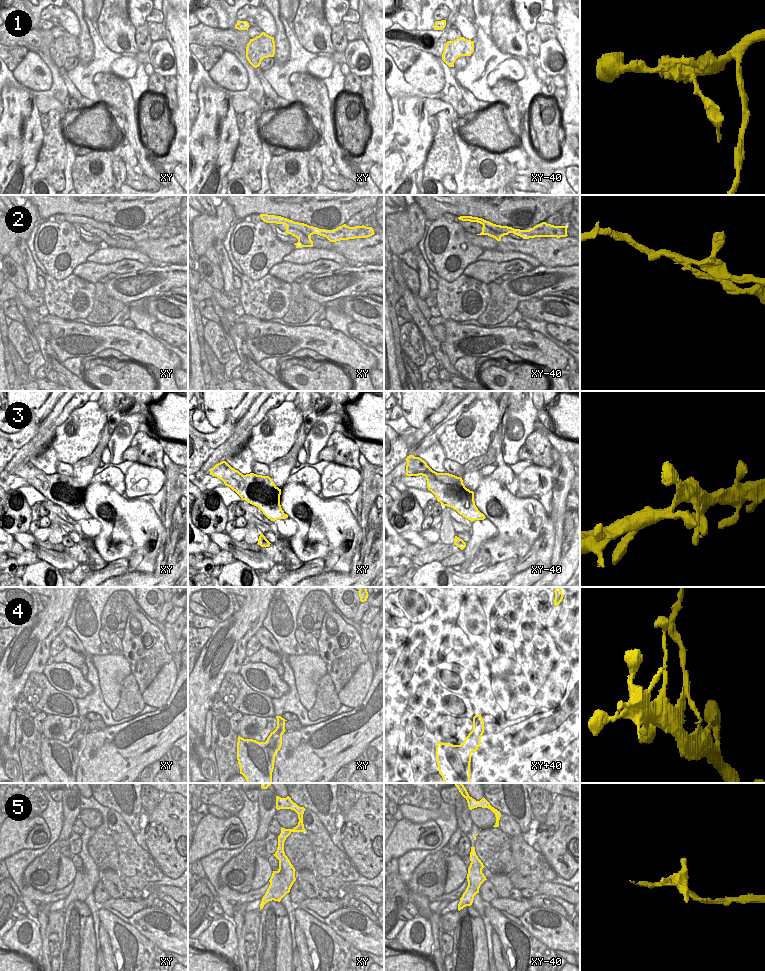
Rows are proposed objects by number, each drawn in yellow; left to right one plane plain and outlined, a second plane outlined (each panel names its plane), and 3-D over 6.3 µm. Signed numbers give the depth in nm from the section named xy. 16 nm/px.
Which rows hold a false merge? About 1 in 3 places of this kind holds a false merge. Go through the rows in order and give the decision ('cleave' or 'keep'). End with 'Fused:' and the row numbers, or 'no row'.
1: cleave
2: cleave
3: keep
4: cleave
5: cleave
Fused: 1, 2, 4, 5

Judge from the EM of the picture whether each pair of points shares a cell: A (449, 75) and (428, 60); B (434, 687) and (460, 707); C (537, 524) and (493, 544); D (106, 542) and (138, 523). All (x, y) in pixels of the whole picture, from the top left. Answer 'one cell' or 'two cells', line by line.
A: two cells
B: one cell
C: one cell
D: one cell

